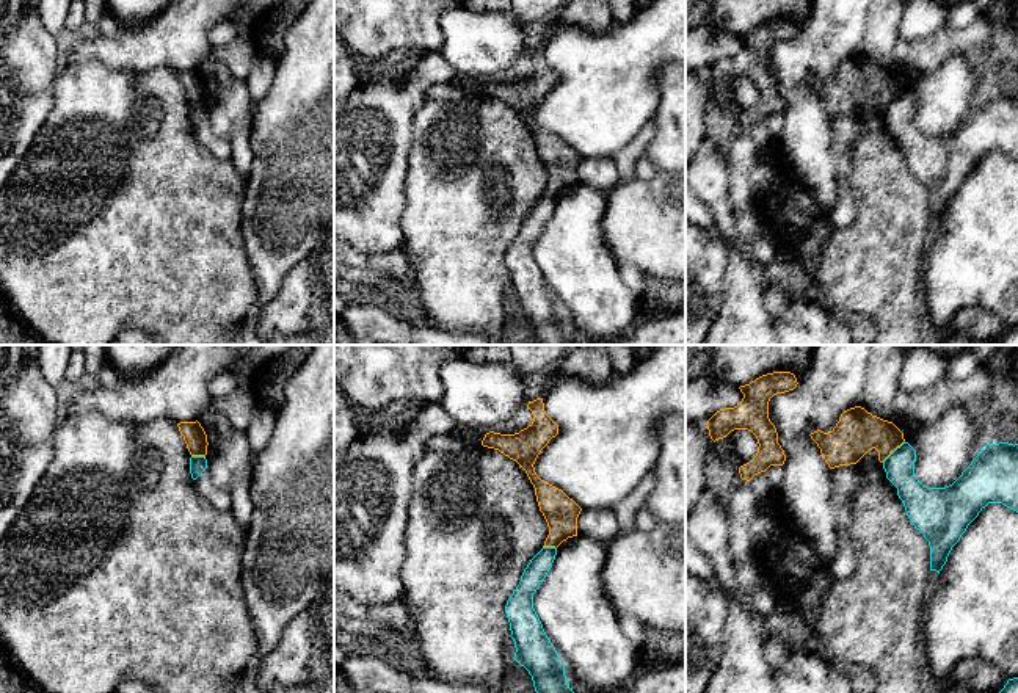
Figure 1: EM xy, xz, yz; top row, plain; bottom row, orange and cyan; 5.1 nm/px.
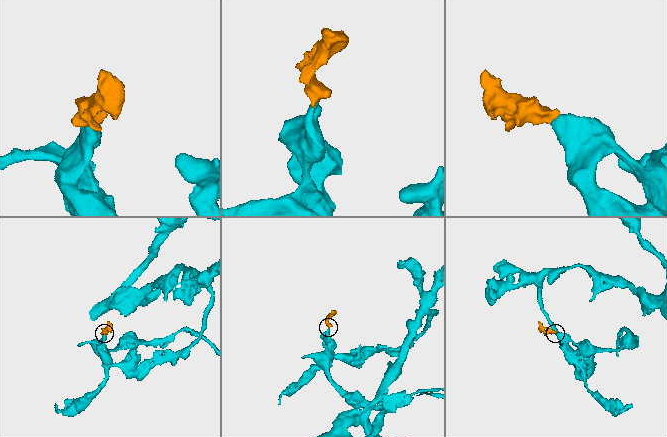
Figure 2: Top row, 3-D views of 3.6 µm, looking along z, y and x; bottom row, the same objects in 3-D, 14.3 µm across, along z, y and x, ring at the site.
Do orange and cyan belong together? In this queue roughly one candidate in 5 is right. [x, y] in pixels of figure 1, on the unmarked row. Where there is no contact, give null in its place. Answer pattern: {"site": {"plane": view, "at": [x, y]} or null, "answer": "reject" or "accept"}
{"site": {"plane": "yz", "at": [893, 99]}, "answer": "accept"}

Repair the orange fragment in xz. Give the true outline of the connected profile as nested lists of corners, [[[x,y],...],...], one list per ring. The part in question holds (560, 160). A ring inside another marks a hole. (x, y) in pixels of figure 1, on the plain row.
[[[543,47],[529,50],[533,71],[514,83],[489,80],[482,94],[499,99],[522,116],[535,136],[536,151],[549,183],[543,198],[530,209],[521,230],[507,249],[505,262],[514,290],[514,309],[532,325],[538,345],[574,345],[565,325],[565,312],[547,287],[533,257],[533,243],[544,230],[557,204],[557,196],[568,187],[577,185],[577,166],[582,157],[562,138],[543,130],[535,121],[535,110],[558,74],[546,63]]]

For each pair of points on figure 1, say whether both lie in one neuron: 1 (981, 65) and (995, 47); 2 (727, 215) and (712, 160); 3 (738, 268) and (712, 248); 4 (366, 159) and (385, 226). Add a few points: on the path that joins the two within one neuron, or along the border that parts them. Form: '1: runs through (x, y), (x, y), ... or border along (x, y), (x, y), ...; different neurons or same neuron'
1: border along (999, 32), (987, 44), (987, 50), (995, 58); different neurons
2: runs through (719, 201), (712, 188), (712, 174); same neuron
3: border along (727, 243), (727, 272), (722, 297); different neurons
4: runs through (366, 176), (367, 209); same neuron

